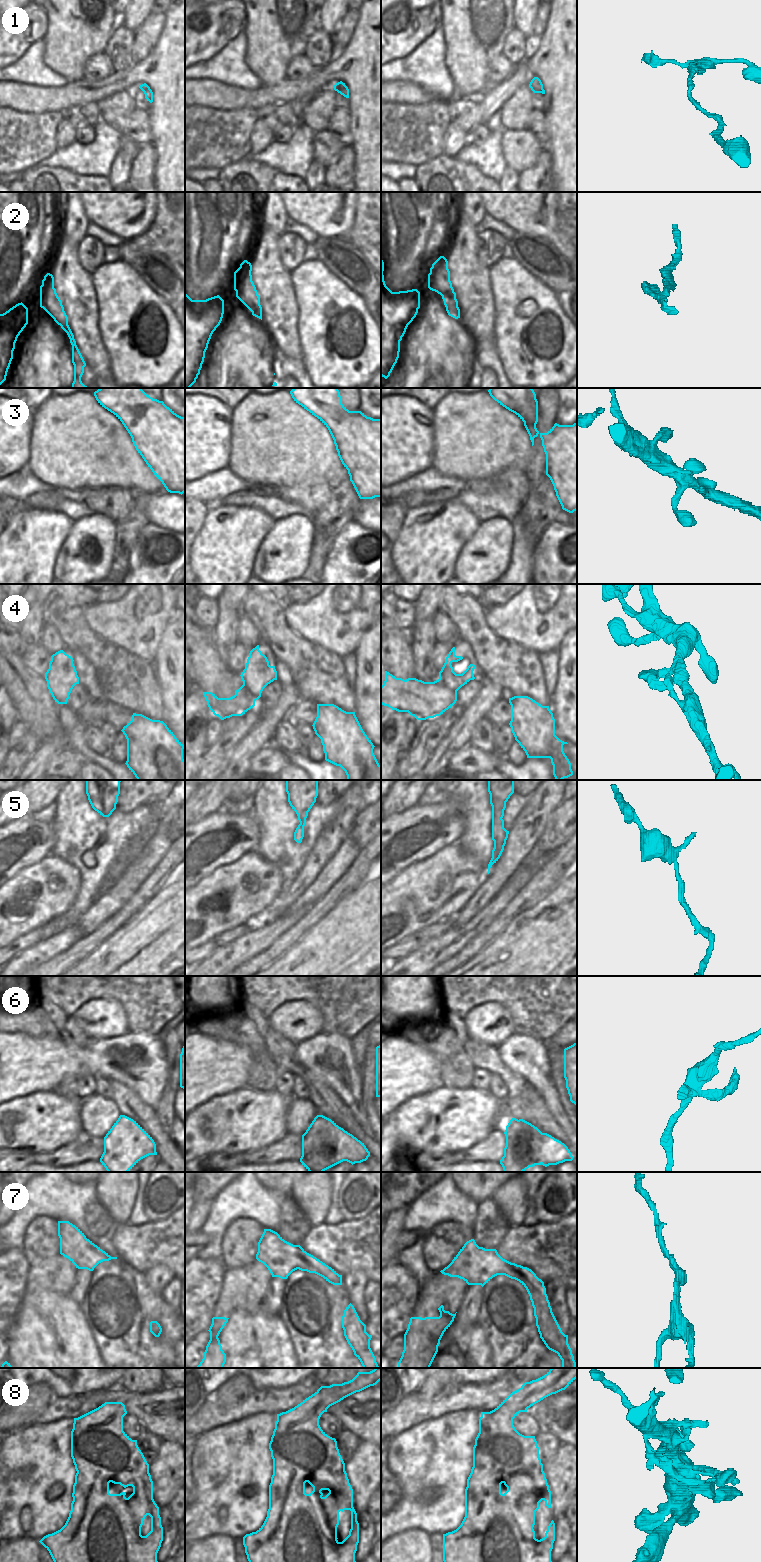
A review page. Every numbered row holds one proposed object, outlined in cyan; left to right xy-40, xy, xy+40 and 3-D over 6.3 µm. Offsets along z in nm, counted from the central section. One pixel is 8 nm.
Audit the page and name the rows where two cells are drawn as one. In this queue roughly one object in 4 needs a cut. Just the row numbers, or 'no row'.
2, 6, 7

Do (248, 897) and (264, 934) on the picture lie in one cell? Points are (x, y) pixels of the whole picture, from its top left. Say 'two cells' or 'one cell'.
two cells

